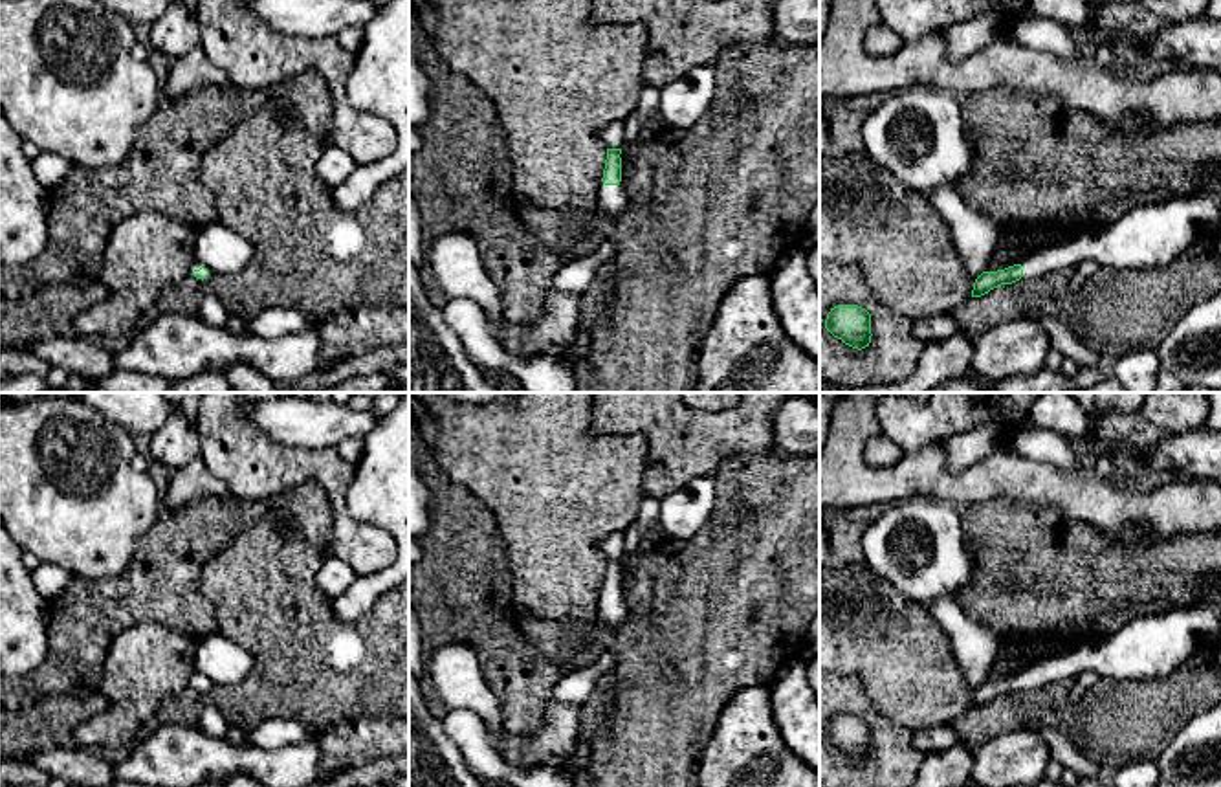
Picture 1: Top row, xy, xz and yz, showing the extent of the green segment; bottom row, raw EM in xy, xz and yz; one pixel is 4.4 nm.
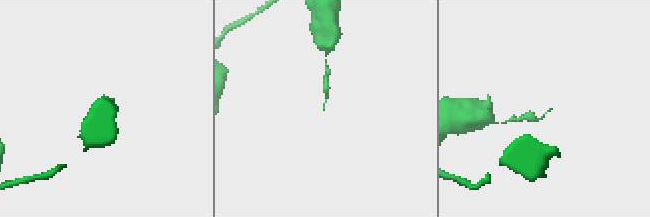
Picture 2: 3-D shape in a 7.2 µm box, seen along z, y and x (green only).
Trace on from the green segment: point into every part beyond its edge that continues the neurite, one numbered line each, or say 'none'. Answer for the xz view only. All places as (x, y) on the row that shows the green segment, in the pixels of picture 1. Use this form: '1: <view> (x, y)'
1: xz (611, 200)

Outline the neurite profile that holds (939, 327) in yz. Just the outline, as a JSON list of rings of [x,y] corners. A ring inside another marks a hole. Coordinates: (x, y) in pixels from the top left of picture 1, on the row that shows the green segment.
[[[937,314],[931,317],[913,319],[913,334],[924,343],[942,341],[950,336],[961,334],[957,321],[952,314]]]

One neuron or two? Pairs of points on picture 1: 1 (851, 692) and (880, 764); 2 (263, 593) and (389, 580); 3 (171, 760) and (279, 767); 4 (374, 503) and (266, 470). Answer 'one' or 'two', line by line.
1: one
2: two
3: one
4: two

